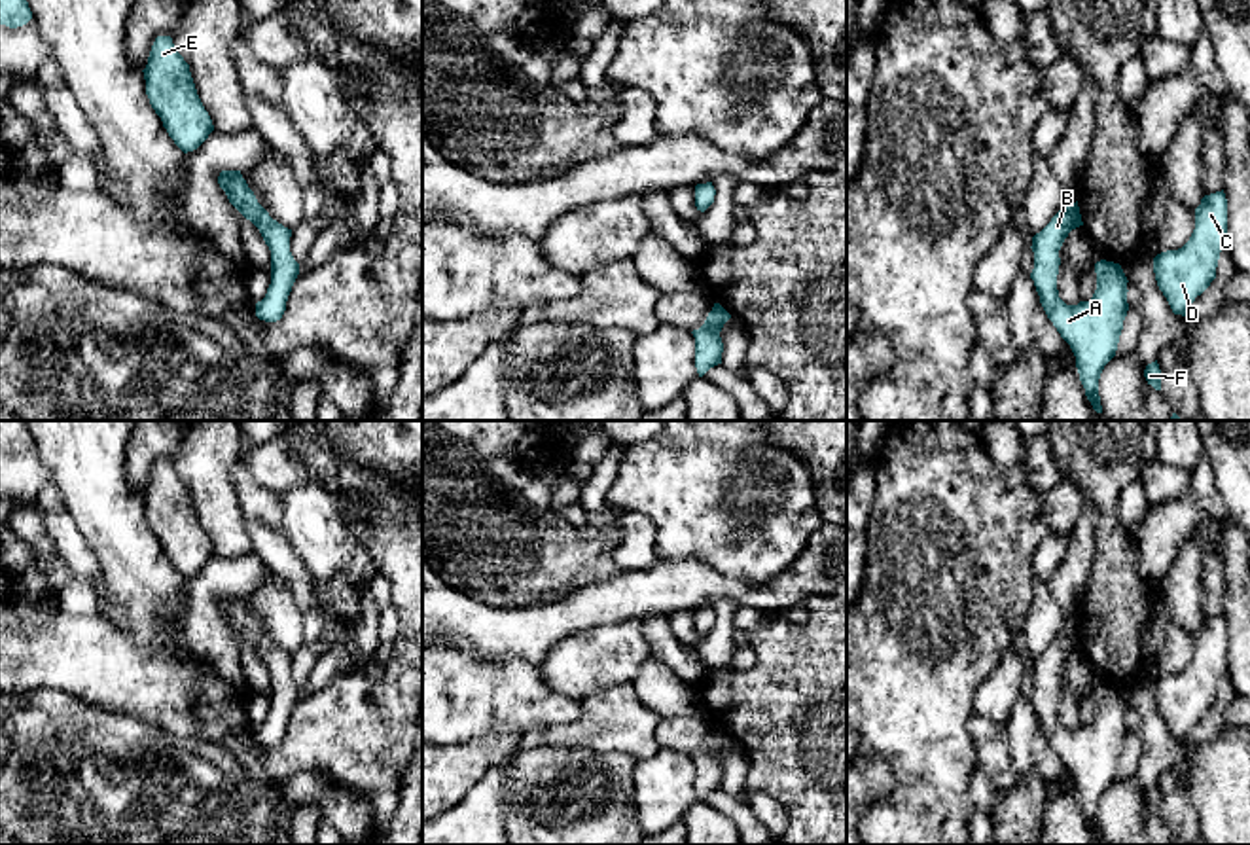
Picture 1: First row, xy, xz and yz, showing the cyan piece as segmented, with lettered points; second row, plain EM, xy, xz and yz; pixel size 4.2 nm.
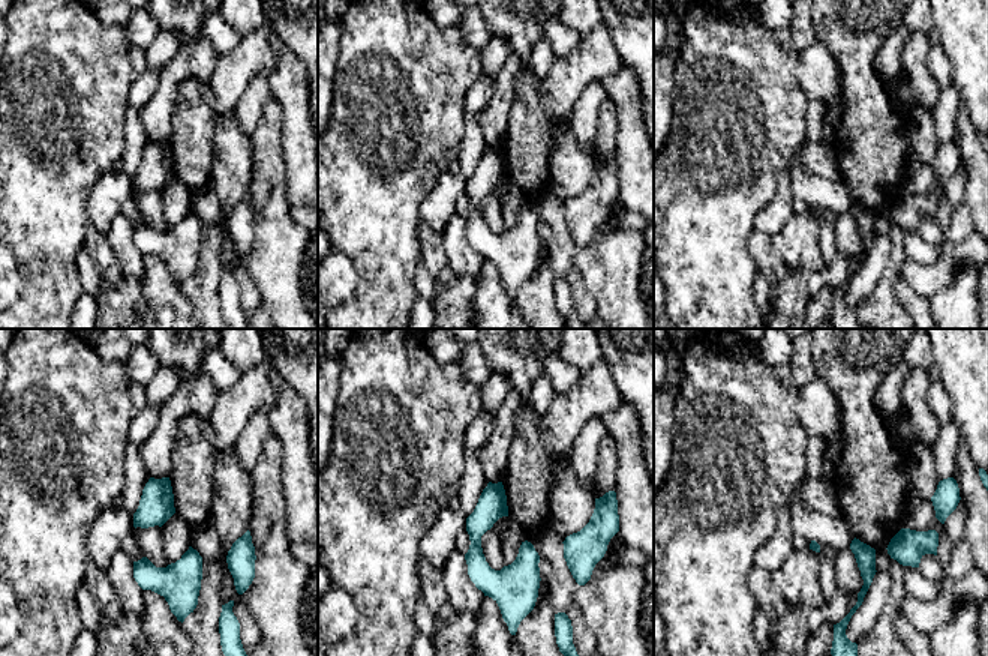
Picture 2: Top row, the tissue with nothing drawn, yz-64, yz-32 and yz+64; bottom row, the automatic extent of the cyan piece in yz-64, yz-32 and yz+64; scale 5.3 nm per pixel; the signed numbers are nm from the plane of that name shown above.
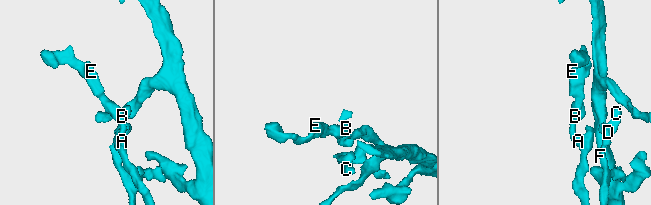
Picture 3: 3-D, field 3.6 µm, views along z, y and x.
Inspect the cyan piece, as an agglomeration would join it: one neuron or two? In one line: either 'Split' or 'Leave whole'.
Leave whole

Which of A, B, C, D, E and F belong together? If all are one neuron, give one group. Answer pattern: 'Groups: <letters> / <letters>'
Groups: A B C D E F

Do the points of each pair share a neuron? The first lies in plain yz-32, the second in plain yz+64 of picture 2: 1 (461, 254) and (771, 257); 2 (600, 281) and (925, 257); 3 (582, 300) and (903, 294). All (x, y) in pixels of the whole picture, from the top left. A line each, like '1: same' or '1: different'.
1: different
2: different
3: same

